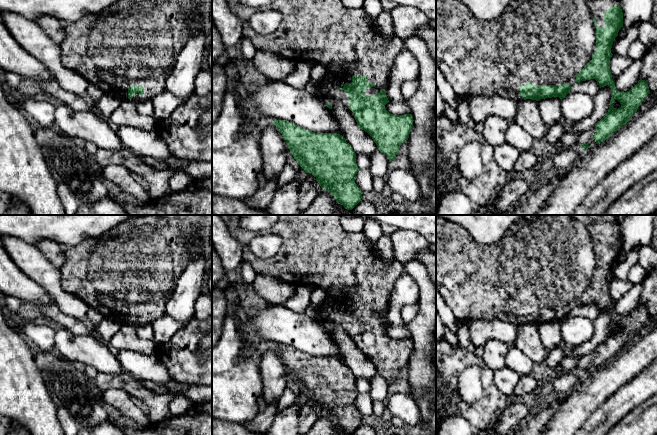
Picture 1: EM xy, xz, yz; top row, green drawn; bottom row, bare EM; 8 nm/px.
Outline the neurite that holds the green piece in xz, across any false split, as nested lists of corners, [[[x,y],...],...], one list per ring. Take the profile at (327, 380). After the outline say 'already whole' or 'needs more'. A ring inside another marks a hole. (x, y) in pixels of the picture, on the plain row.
[[[285,344],[272,346],[282,358],[298,389],[306,397],[312,398],[321,412],[330,416],[338,428],[347,434],[352,434],[361,425],[363,416],[355,407],[355,399],[359,395],[356,377],[344,360],[337,357],[311,356]]]; already whole

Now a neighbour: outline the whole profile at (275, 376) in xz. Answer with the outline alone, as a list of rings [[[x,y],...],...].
[[[272,345],[262,348],[258,358],[263,381],[263,397],[268,402],[277,402],[290,384],[290,374]]]

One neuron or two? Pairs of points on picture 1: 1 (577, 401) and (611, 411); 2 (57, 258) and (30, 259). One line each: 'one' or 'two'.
1: two
2: two

